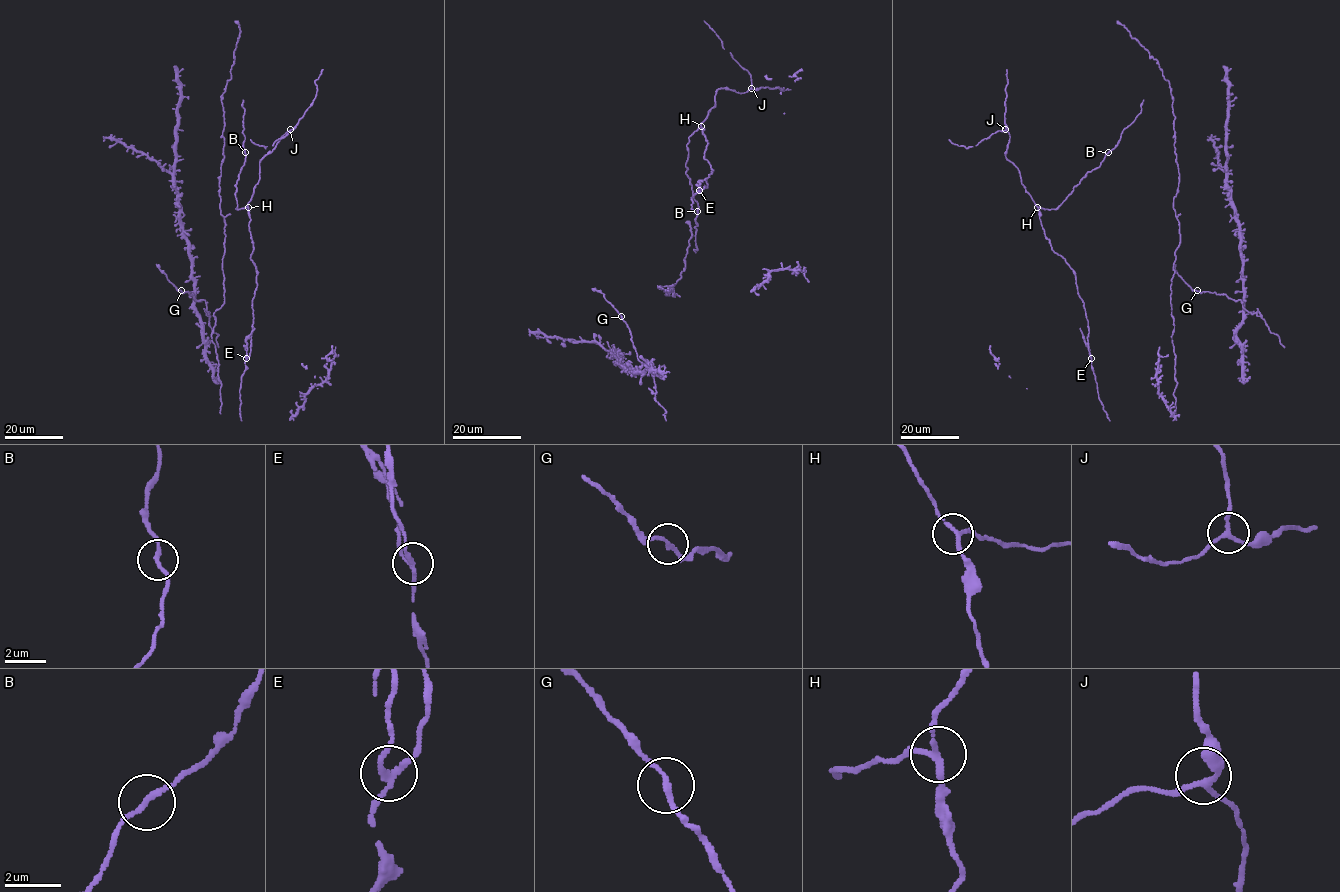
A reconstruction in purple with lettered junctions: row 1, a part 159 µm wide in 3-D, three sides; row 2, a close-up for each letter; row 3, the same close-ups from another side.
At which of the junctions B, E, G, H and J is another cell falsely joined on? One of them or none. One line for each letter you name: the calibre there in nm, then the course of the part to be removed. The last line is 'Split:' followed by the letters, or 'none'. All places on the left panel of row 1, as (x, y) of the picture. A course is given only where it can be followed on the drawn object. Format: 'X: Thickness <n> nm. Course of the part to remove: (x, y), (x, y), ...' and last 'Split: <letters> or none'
E: Thickness 170 nm. Course of the part to remove: (247, 358), (247, 337), (254, 328)
Split: E

